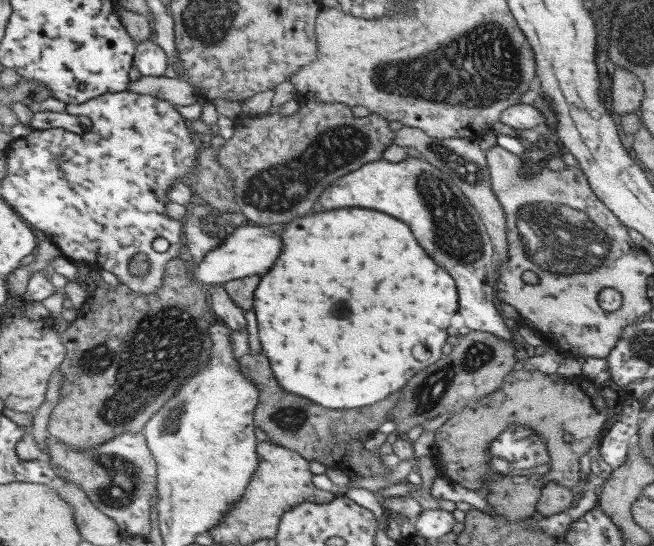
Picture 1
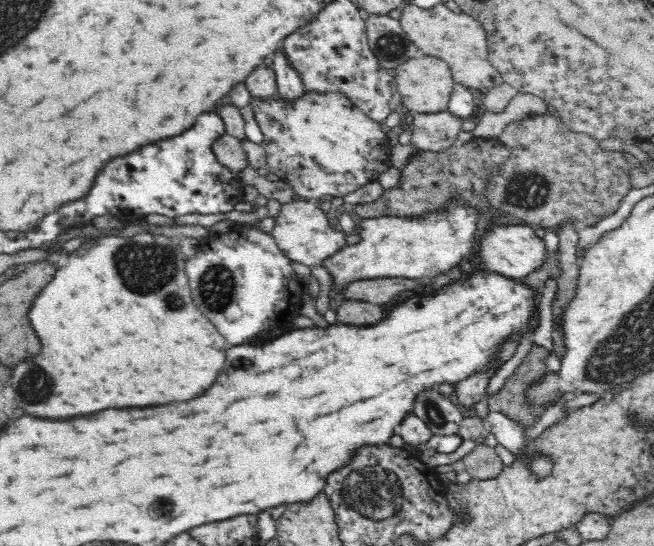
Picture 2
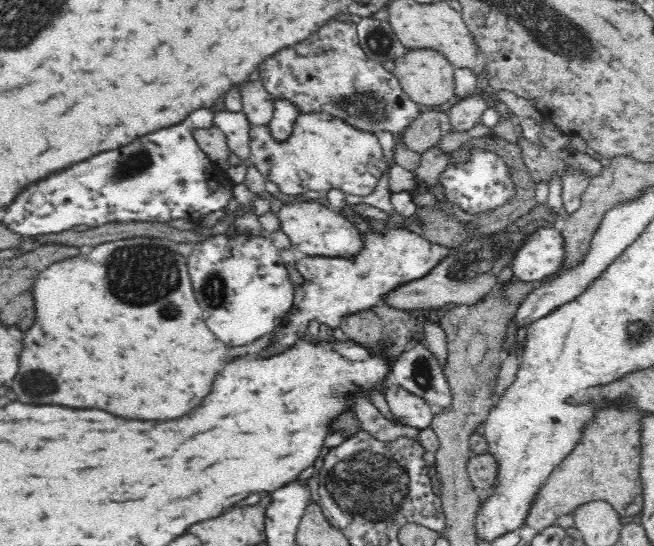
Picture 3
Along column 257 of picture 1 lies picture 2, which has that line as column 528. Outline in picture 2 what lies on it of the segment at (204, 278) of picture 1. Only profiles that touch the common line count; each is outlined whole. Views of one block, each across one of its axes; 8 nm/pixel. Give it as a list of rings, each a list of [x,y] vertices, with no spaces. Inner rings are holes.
[[[528,224],[502,225],[498,228],[489,228],[481,238],[482,260],[488,266],[488,270],[494,270],[506,278],[524,278],[534,272],[540,264],[543,264],[546,255],[546,244]]]

